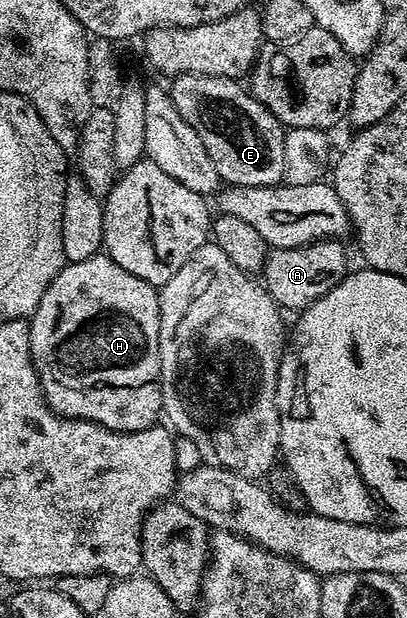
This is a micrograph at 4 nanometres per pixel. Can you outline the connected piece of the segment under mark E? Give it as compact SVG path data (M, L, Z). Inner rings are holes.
M177 74L171 79L170 93L172 95L172 103L174 108L178 108L178 112L182 116L182 120L186 120L186 124L190 124L198 132L198 136L202 140L202 144L206 148L206 152L210 156L210 160L214 160L214 168L219 172L221 179L230 186L279 186L285 181L284 169L286 168L286 144L284 143L285 125L272 115L271 109L267 105L263 106L258 99L252 94L247 94L240 87L241 83L234 78L219 78L218 76L206 76L205 74Z

